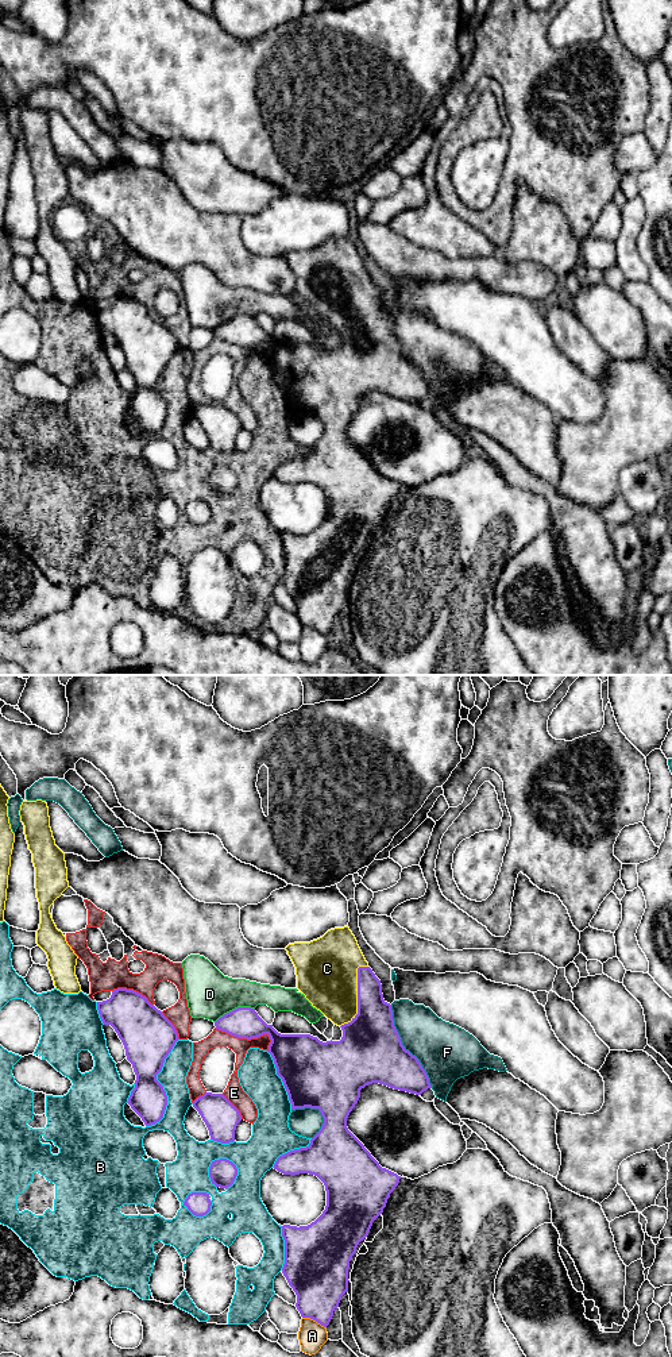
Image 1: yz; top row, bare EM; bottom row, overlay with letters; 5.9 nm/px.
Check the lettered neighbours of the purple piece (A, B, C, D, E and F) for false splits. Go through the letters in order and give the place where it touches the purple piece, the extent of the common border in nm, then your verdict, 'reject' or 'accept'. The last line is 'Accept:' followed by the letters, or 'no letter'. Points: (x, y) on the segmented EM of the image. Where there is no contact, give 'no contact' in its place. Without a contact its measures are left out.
A: meets purple in yz at (315, 1319); contact 160 nm long; reject
B: meets purple in yz at (162, 1086); contact 550 nm long; reject
C: meets purple in yz at (358, 995); contact 400 nm long; accept
D: meets purple in yz at (235, 1009); contact 260 nm long; reject
E: meets purple in yz at (244, 1037); contact 360 nm long; reject
F: meets purple in yz at (404, 1047); contact 550 nm long; reject
Accept: C

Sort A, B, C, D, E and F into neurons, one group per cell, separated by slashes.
A / B / C / D / E / F

